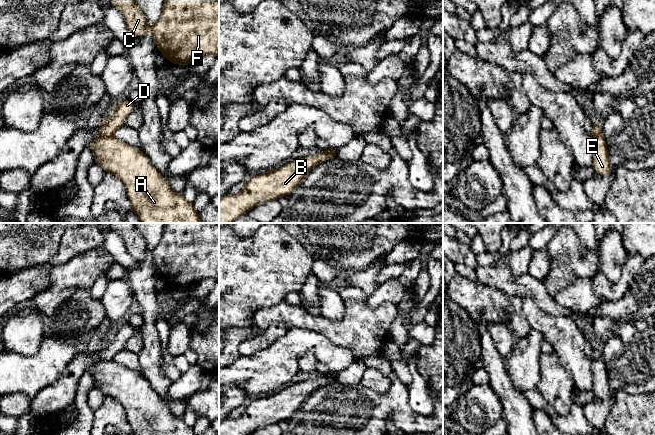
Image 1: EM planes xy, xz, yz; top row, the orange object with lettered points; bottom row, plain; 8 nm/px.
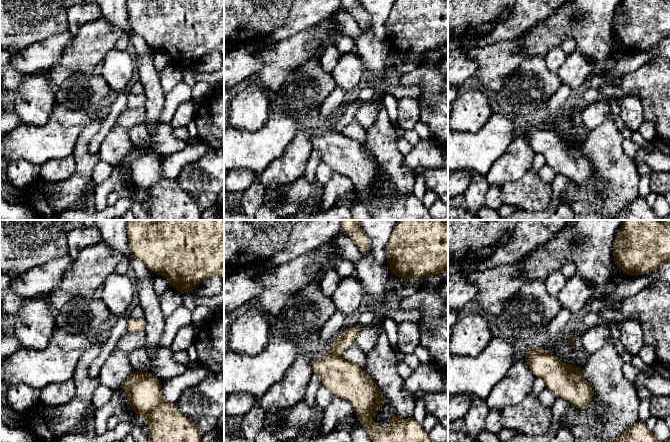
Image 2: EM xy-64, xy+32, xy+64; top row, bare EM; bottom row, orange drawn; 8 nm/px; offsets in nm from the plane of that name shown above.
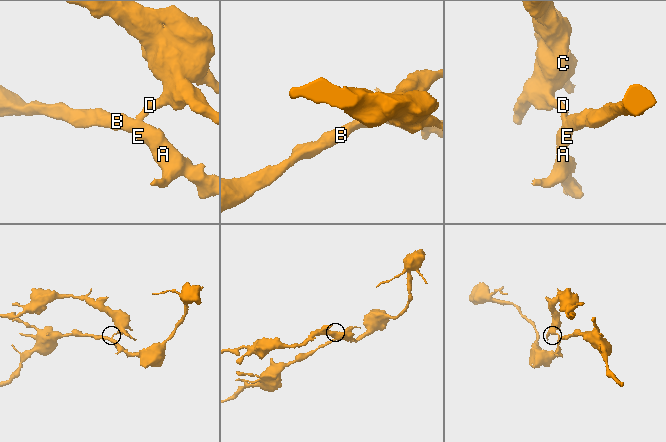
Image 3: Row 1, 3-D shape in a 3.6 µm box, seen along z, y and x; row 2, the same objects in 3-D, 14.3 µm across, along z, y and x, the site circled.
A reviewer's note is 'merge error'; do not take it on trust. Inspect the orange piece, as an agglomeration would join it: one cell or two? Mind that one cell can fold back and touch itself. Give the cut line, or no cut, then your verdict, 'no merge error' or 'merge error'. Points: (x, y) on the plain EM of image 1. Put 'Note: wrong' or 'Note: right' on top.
Note: right
xy (99, 359), (112, 361) | merge error

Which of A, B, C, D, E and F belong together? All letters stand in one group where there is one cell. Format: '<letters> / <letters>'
A B E / C D F

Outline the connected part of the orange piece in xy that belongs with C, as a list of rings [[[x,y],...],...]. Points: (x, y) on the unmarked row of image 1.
[[[111,223],[137,262],[148,254],[168,286],[190,289],[205,278],[219,280],[219,223],[166,223],[160,242],[148,250],[136,223]]]

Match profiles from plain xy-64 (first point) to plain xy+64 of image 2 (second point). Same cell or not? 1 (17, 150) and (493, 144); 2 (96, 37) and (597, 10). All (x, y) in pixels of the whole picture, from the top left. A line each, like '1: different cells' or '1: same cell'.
1: same cell
2: different cells

